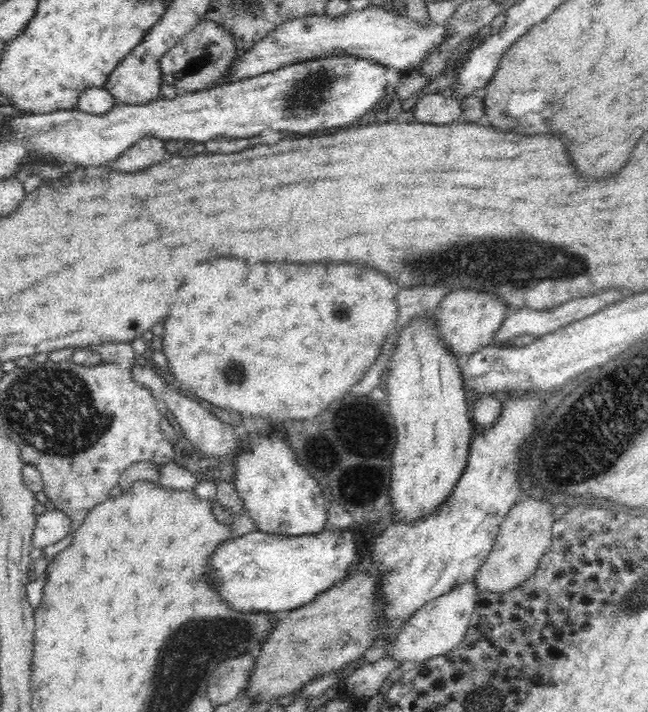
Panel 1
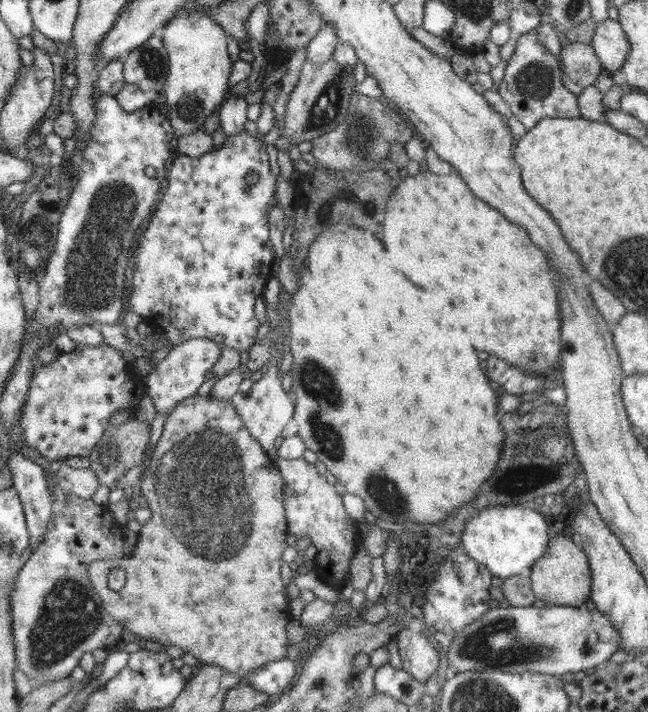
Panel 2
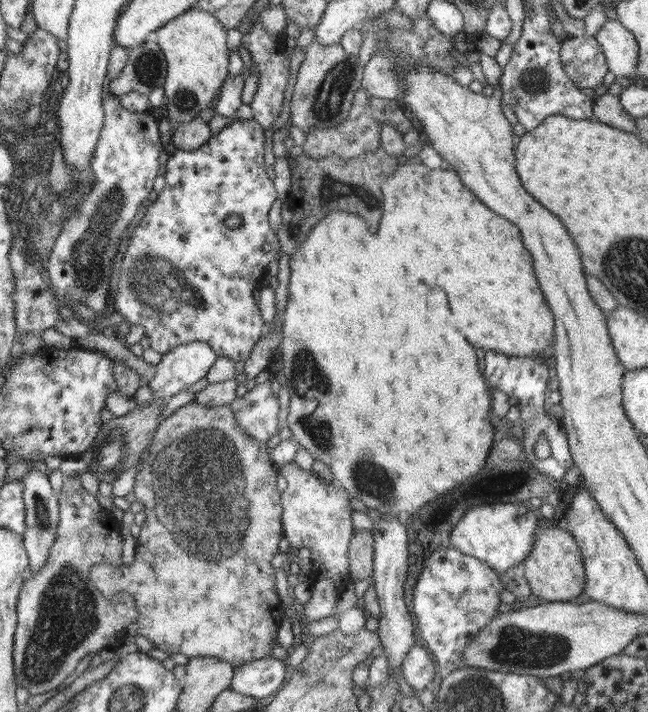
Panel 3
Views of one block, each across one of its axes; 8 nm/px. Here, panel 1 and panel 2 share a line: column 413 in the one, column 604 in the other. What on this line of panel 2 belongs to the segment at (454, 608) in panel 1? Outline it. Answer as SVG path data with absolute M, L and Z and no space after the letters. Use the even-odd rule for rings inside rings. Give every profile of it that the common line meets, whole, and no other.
M492 605L484 616L454 635L446 660L458 674L496 670L556 676L600 666L610 660L619 646L618 630L612 626L610 618L596 608L554 605L502 608Z

